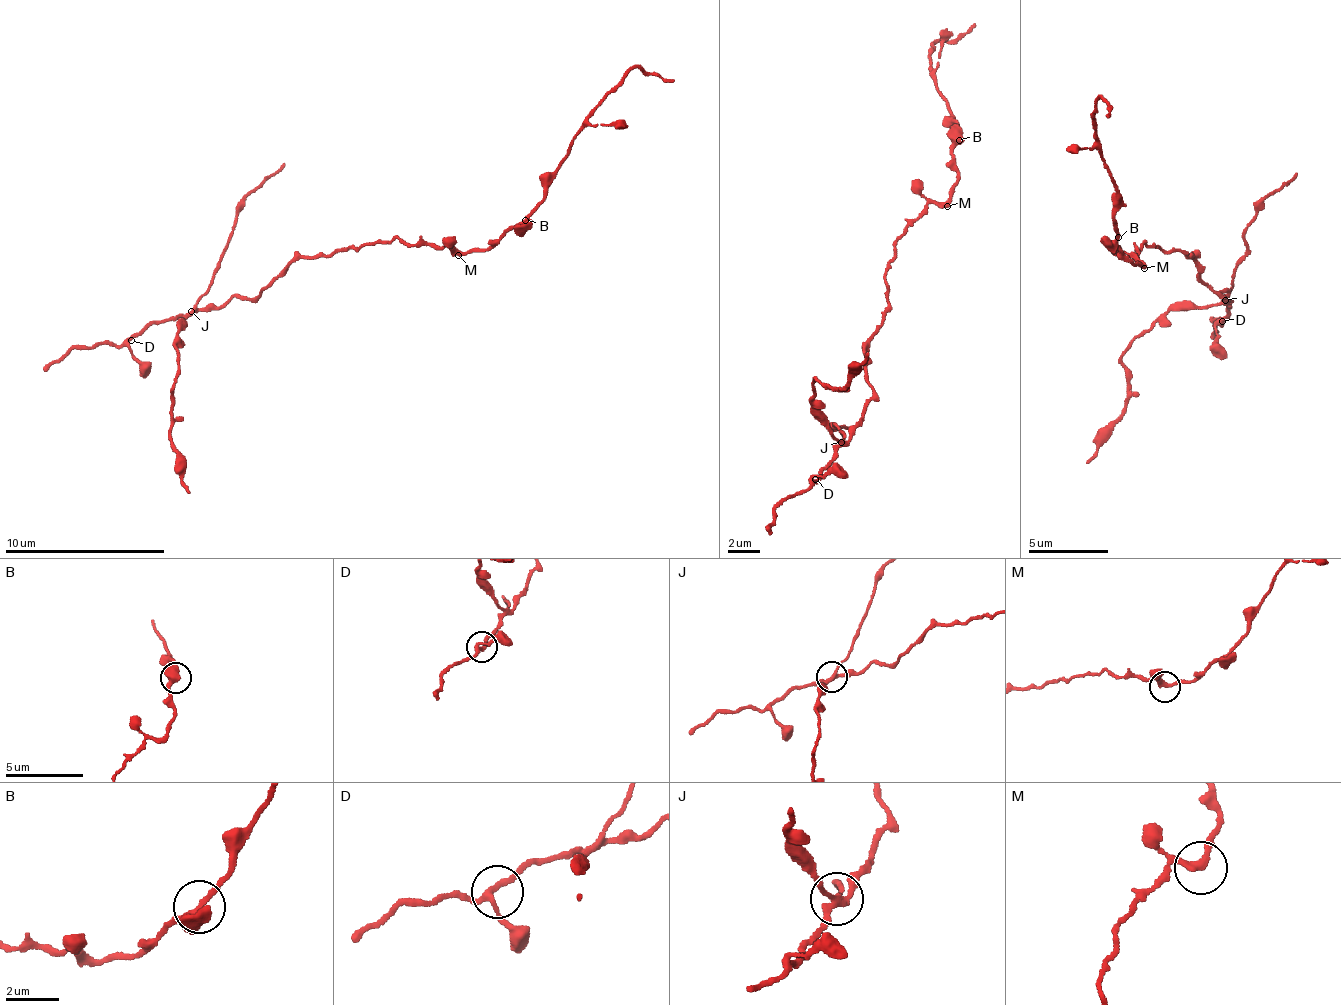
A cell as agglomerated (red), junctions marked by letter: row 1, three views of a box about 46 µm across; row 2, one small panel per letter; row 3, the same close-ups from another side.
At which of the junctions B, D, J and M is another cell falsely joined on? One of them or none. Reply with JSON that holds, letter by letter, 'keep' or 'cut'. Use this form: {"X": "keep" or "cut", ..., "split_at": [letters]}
{"B": "keep", "D": "keep", "J": "cut", "M": "keep", "split_at": ["J"]}

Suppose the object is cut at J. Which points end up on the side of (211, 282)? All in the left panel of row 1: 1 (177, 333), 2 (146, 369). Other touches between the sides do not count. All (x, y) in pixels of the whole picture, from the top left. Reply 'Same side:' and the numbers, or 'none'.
Same side: 1

